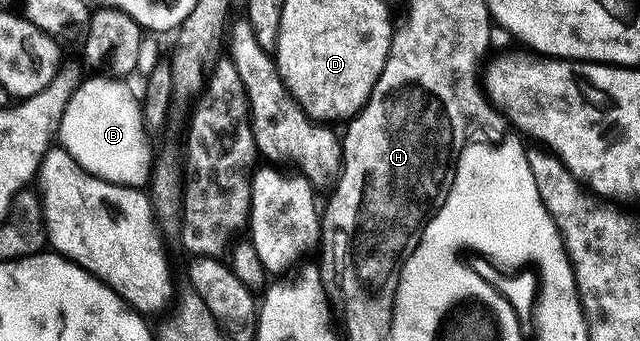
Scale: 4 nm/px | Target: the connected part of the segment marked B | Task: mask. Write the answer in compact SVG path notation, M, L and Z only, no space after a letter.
M114 76L94 77L98 78L87 77L80 82L64 108L56 131L57 137L62 137L61 149L68 151L89 174L95 174L117 186L145 187L150 177L152 146L150 150L150 138L146 135L148 127L142 117L142 103L132 94L125 81Z

